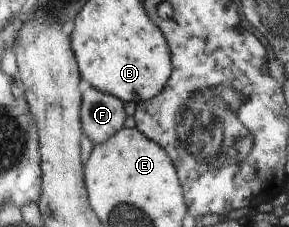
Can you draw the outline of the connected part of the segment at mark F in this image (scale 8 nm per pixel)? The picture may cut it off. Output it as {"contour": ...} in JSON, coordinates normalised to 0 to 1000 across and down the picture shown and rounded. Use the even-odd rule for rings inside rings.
{"contour":[[[315,383],[291,401],[280,432],[287,595],[325,639],[363,626],[429,559],[439,502],[412,427]]]}

